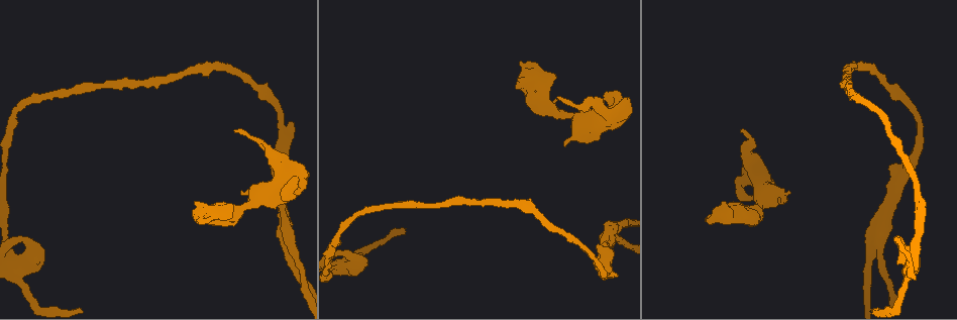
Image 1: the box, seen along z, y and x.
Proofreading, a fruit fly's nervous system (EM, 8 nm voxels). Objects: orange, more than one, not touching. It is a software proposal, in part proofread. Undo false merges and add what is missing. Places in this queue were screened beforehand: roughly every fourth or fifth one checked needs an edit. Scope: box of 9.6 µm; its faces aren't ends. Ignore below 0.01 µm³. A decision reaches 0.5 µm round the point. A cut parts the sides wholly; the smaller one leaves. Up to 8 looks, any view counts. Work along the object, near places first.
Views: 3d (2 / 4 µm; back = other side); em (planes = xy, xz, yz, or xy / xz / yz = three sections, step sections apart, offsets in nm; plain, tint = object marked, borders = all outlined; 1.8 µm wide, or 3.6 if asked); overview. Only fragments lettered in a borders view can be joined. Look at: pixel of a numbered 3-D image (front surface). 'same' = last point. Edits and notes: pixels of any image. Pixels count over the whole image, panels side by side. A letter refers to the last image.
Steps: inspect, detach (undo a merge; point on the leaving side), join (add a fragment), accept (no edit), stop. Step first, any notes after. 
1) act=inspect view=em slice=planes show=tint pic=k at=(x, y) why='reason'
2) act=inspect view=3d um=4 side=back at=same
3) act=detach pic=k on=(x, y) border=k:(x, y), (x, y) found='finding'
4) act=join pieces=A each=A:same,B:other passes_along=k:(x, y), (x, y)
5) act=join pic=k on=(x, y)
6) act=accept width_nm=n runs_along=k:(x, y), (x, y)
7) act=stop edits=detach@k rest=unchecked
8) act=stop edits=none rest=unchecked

act=inspect view=em slice=yz step=8 show=plain pic=1 at=(615, 111) why='sharp bend'

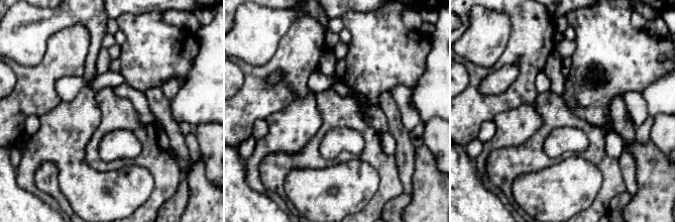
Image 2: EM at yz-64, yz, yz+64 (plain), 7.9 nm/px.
act=inspect view=em slice=yz step=8 show=borders at=same why='see the neighbours'

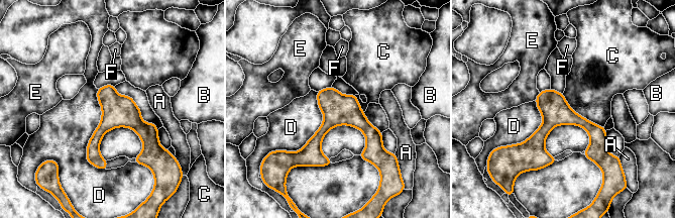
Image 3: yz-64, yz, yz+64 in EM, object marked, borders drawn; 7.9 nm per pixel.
act=accept width_nm=240 each=A:other,B:other,C:other,D:other,E:other,F:other border=3:(562, 93), (575, 112), (603, 128) found='all the same neuron'

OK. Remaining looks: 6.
act=inspect view=3d um=4 pic=1 at=(609, 232) why='arms run side by side'

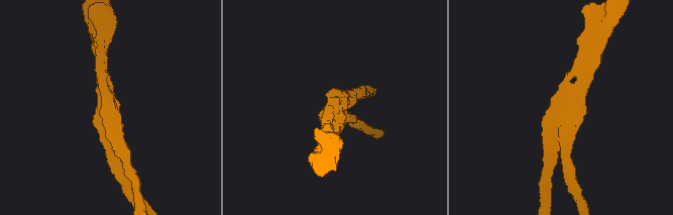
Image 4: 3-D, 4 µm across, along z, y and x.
act=inspect view=em slice=planes show=borders pic=4 at=(111, 124) arms=3 arm_widths_nm=200,220,260

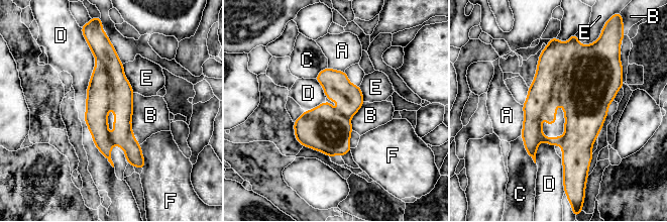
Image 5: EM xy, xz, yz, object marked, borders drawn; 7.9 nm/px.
act=accept each=A:other,B:other,C:other,D:other,E:other,F:other border=5:(87, 42), (85, 122), (113, 168) found='all the same neuron'

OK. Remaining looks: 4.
act=inspect view=em um=3.6 slice=planes show=borders pic=1 at=(719, 210) why='abrupt turn'

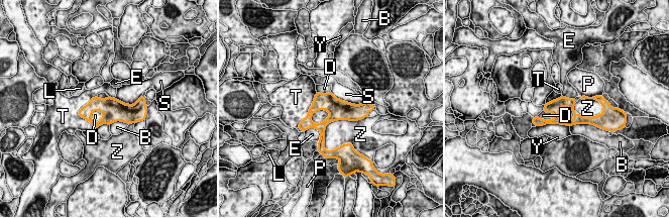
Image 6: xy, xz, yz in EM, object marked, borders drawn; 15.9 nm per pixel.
act=accept each=B:other,D:other,E:other,L:other,P:other,S:other,T:other,Y:other,Z:other found='continuous, no second neuron'

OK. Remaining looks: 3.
act=stop edits=none rest=unchecked

